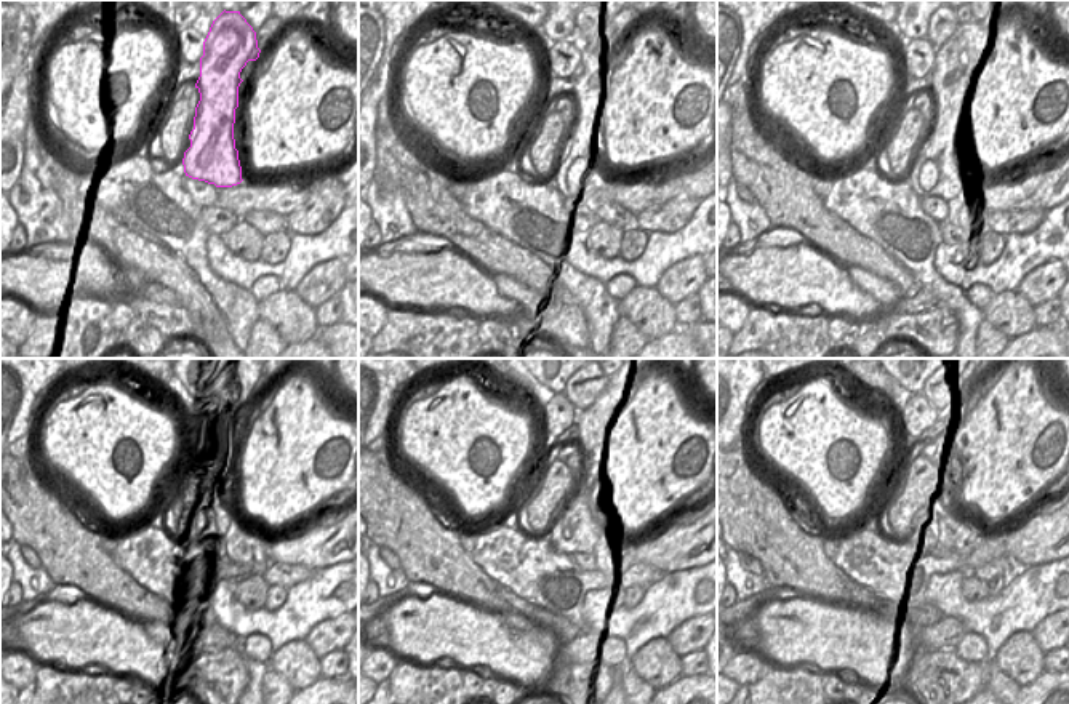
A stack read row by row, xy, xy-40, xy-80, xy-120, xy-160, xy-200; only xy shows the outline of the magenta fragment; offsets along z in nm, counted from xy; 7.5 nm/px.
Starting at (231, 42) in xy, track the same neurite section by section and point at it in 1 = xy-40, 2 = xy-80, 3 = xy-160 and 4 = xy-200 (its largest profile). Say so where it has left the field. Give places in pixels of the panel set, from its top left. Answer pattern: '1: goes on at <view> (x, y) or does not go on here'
1: goes on at xy-40 (578, 104)
2: goes on at xy-80 (954, 60)
3: goes on at xy-160 (592, 421)
4: goes on at xy-200 (951, 423)

